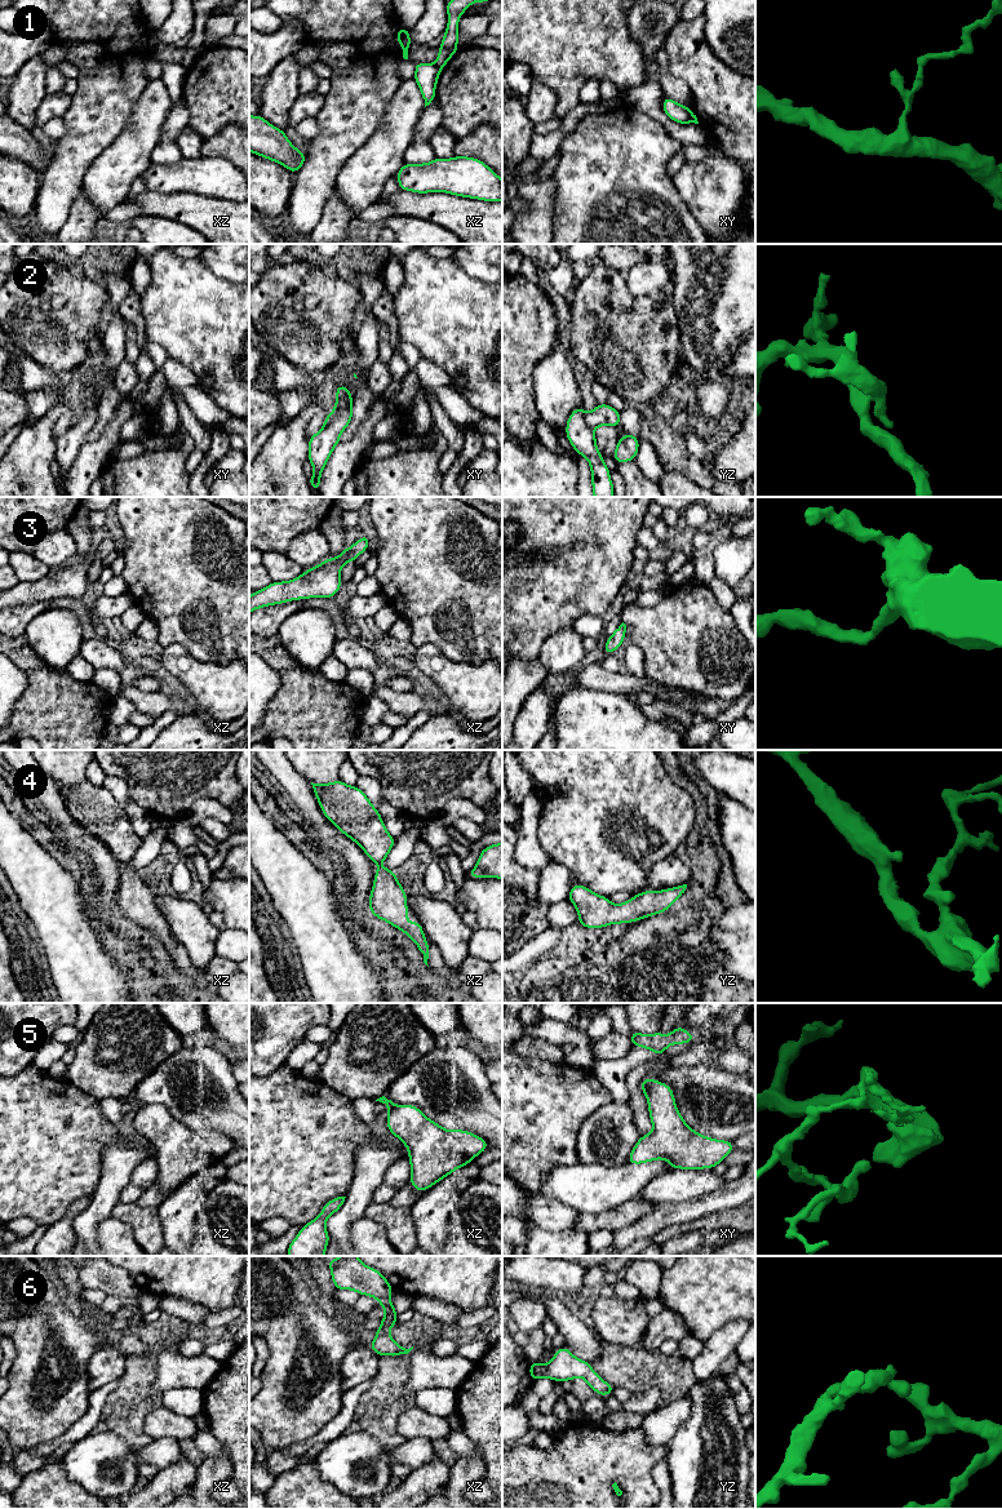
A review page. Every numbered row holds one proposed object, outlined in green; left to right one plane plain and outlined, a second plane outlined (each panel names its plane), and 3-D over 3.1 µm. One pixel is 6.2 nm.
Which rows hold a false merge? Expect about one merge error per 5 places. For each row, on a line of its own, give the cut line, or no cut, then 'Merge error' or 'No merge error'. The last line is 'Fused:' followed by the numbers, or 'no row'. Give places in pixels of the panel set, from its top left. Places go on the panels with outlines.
1: Split along xz (435, 63), (440, 69). Merge error
2: Split along yz (586, 415), (586, 424), (592, 429). Merge error
3: No split. No merge error
4: No split. No merge error
5: Split along xz (394, 1105), (389, 1112). Merge error
6: No split. No merge error
Fused: 1, 2, 5

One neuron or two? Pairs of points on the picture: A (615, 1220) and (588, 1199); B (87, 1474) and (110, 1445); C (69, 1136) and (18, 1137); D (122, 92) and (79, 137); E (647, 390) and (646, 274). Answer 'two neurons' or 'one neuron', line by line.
A: two neurons
B: one neuron
C: one neuron
D: one neuron
E: two neurons

